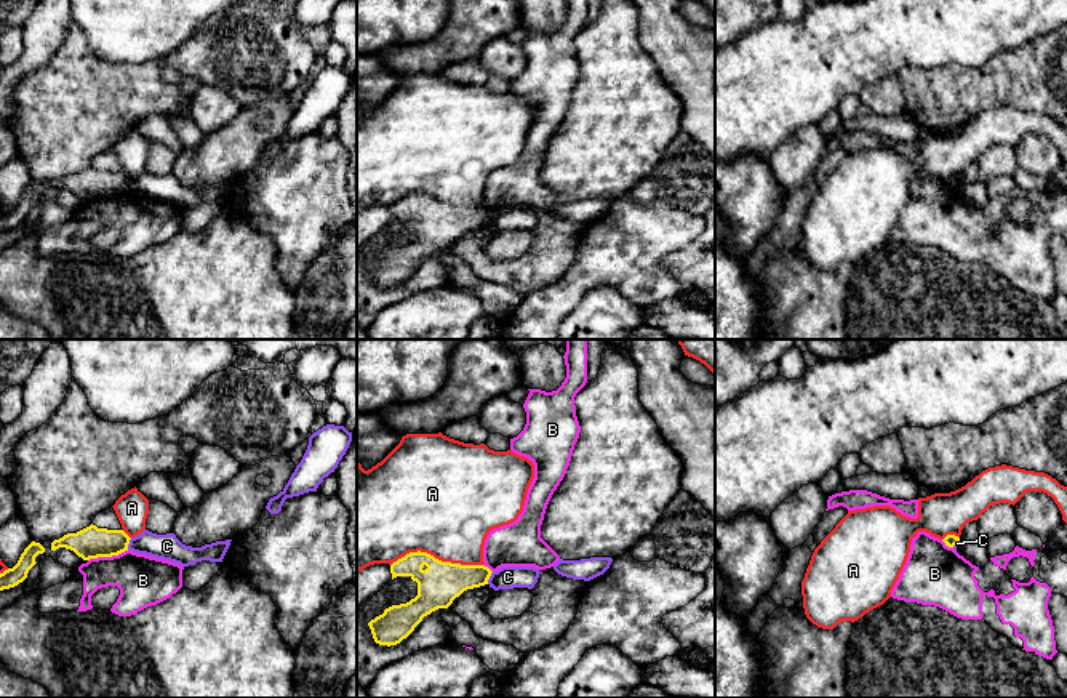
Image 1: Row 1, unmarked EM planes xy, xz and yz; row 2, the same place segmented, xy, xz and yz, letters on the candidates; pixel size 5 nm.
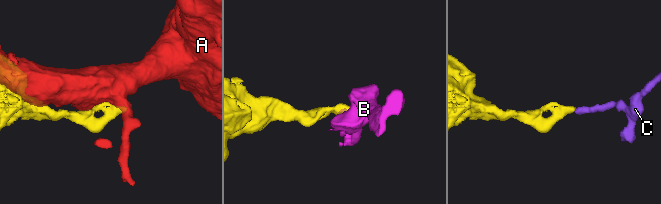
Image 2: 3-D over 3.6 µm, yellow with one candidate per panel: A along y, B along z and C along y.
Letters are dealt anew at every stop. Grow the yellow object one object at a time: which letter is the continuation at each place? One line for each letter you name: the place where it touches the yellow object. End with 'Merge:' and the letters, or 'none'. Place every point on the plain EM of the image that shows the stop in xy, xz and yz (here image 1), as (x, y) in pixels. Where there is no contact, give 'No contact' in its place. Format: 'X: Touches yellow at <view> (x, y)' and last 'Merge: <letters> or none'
Merge: none

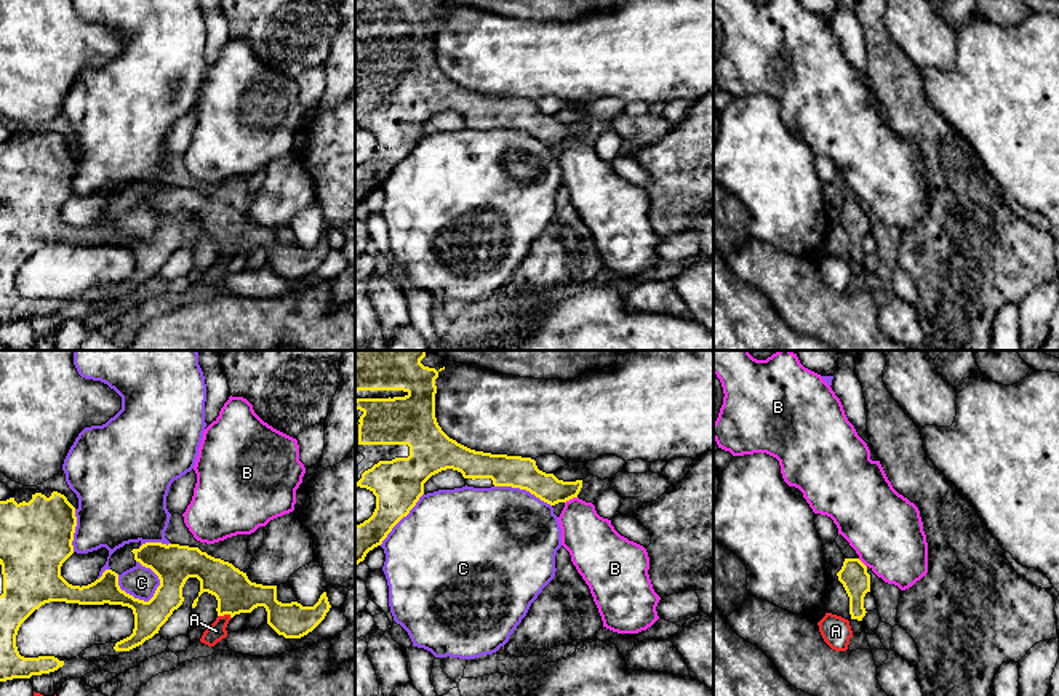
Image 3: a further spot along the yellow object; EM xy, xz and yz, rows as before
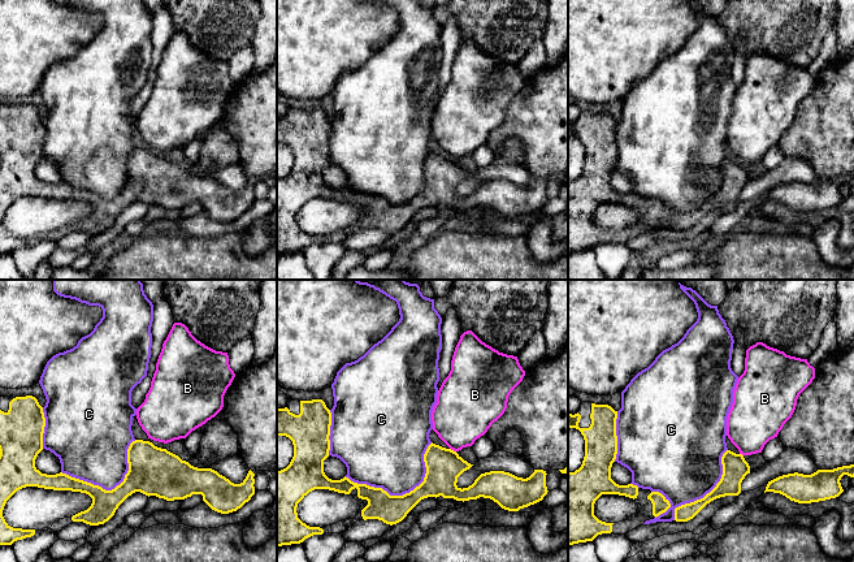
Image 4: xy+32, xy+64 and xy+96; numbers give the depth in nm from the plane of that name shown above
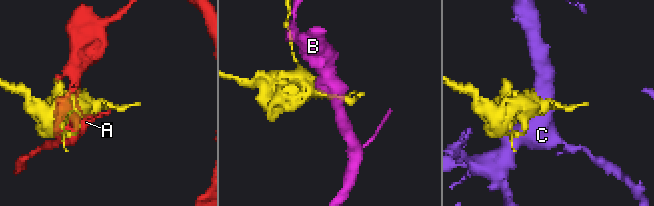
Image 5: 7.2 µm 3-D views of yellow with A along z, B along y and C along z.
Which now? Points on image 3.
Merge: none

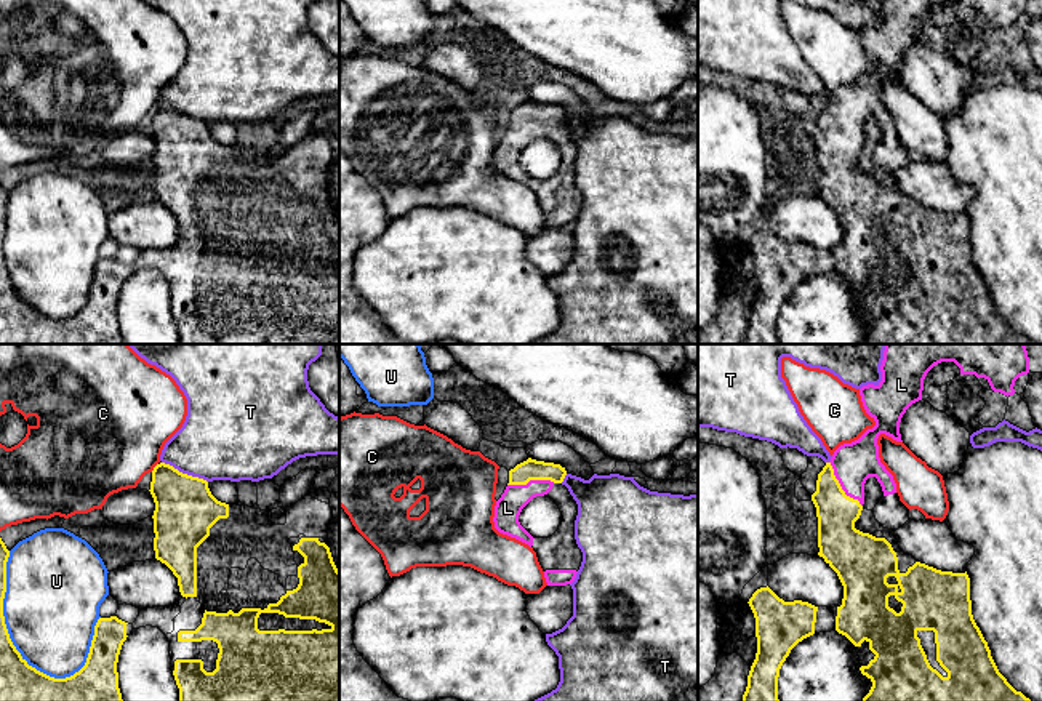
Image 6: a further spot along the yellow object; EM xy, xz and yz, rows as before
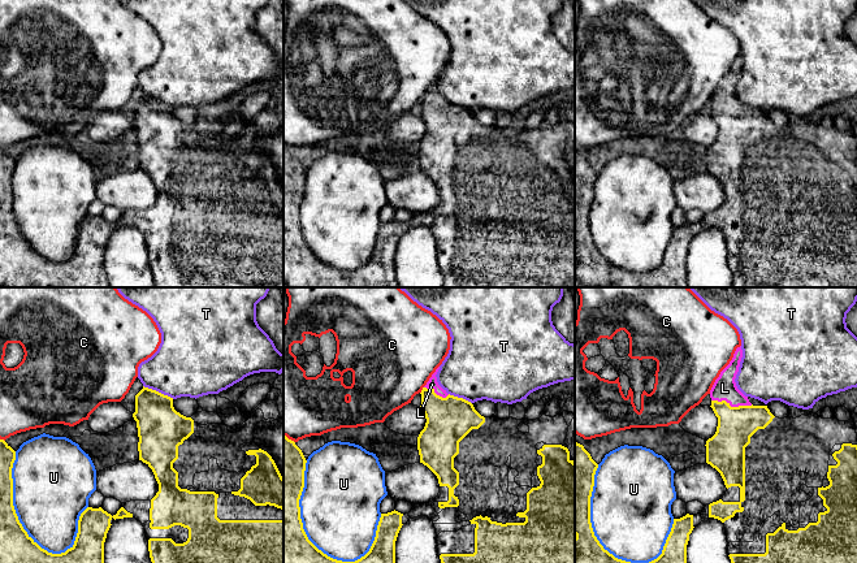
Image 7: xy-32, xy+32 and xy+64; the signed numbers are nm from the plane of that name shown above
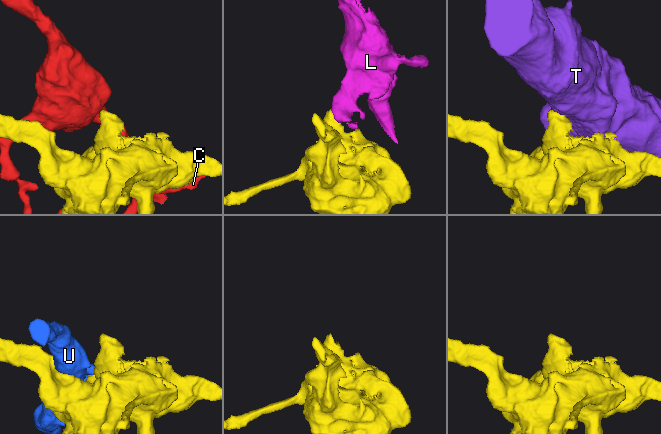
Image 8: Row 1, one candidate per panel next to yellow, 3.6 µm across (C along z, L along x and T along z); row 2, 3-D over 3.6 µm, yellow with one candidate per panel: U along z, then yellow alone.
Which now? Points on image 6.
L: Touches yellow at yz (841, 128)
Merge: L

